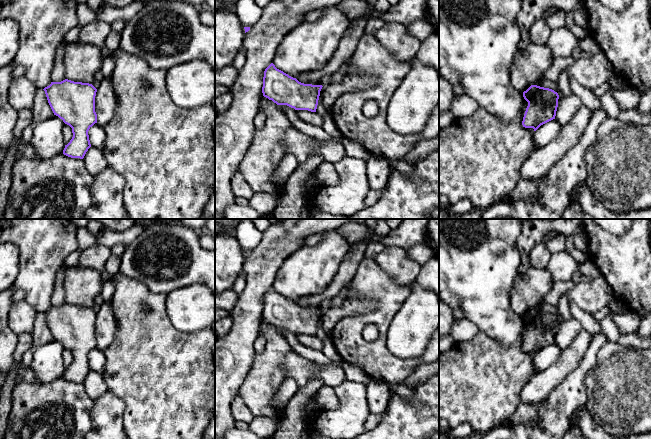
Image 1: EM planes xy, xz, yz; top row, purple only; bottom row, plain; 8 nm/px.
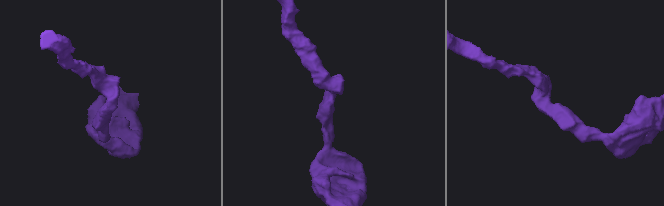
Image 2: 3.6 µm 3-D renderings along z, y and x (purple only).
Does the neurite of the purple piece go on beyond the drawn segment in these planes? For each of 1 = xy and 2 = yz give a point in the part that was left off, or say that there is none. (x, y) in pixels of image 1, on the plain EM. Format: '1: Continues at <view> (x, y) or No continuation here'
1: No continuation here
2: No continuation here

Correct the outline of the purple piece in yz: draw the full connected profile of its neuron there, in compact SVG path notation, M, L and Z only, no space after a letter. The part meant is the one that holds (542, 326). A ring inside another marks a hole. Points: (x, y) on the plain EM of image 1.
M531 309L523 316L528 326L522 349L536 355L541 349L555 343L559 319L552 313Z

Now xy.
M65 303L61 306L51 306L43 314L54 339L72 352L73 361L65 369L63 378L83 383L91 371L88 355L97 347L97 313L89 307Z

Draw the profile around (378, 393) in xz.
M371 380L366 386L369 413L375 415L384 414L392 397L389 385L384 382Z

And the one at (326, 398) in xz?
M322 386L316 393L316 400L323 410L334 410L340 405L334 388L330 386Z

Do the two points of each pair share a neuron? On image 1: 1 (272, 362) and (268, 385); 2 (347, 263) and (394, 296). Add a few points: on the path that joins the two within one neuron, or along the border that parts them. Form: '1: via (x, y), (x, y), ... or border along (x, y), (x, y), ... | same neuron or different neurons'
1: via (268, 368), (268, 379) | same neuron
2: border along (364, 257), (349, 286) | different neurons

